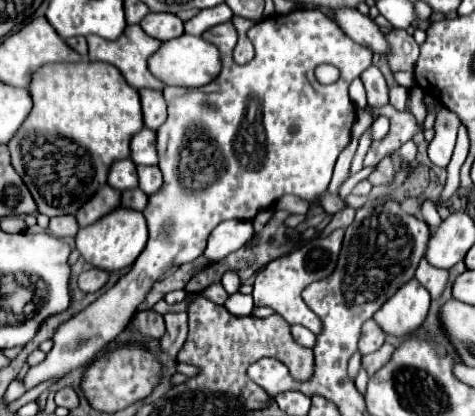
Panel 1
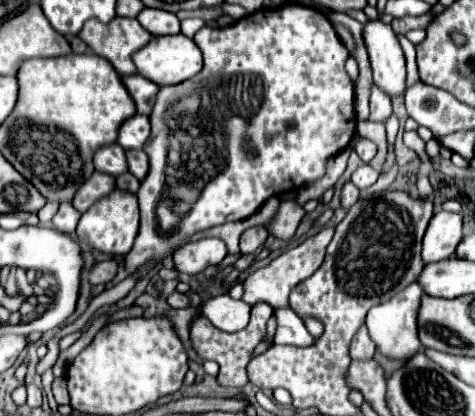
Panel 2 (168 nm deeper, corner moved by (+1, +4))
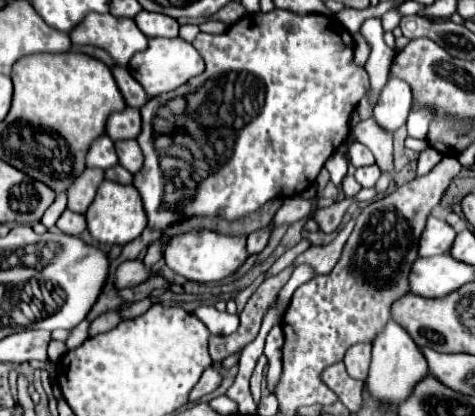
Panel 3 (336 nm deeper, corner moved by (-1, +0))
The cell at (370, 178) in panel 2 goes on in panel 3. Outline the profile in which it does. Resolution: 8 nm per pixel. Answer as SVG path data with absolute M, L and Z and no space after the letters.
M378 165L360 167L360 169L356 169L354 177L356 177L356 181L358 181L362 187L374 187L376 181L380 179L380 167L378 167Z

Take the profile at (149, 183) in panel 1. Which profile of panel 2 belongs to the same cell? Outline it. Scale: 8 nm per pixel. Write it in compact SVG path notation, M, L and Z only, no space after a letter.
M140 149L140 151L126 151L126 155L128 155L128 171L138 179L144 179L144 175L148 173L146 153Z

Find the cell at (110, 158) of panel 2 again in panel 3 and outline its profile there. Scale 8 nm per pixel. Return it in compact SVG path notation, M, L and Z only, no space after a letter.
M102 135L98 143L90 149L90 155L86 155L86 165L88 167L100 167L100 169L110 169L118 165L118 155L114 149L114 141L108 135Z

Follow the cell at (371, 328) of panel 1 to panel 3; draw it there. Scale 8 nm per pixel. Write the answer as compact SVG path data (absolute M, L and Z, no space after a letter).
M356 343L344 355L344 365L350 377L364 381L370 371L370 343Z

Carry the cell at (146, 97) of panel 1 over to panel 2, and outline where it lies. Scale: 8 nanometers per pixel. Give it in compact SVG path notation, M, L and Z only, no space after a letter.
M122 75L122 83L128 89L130 97L134 99L136 111L142 115L150 115L154 95L158 93L160 87L148 79L140 77L140 75Z

